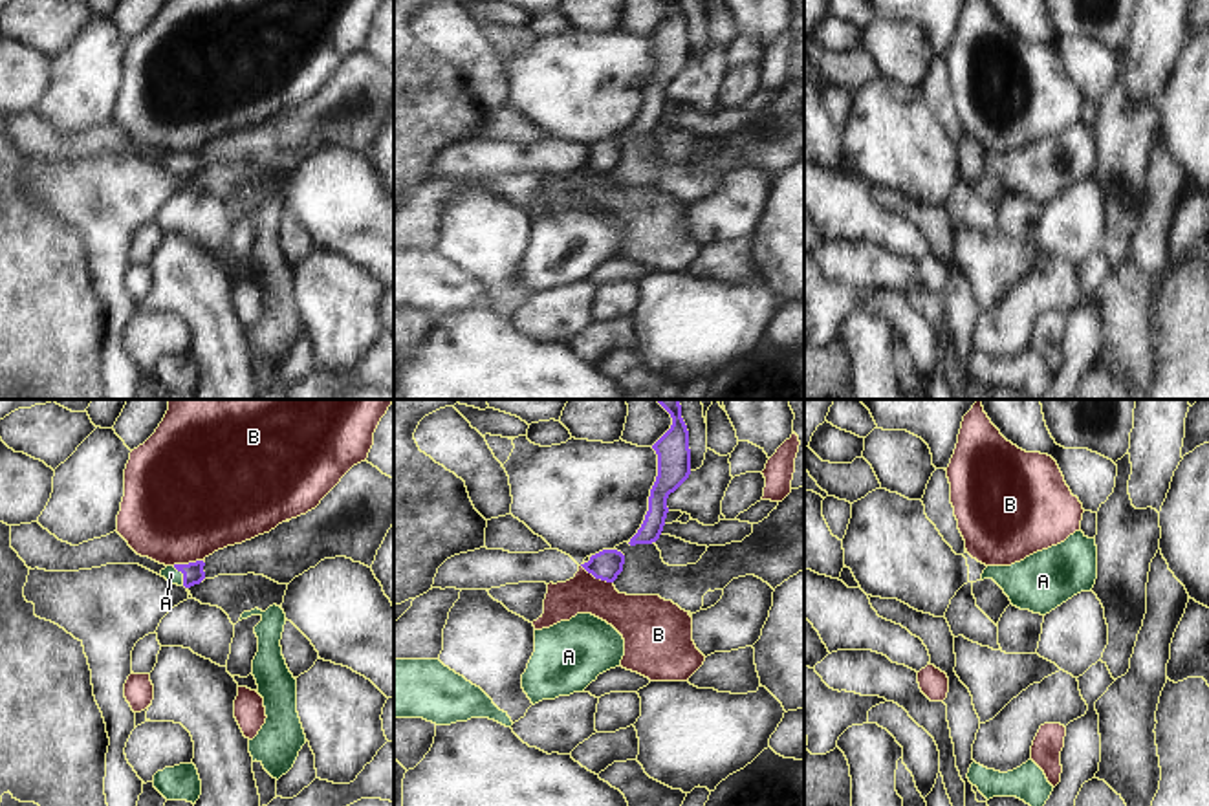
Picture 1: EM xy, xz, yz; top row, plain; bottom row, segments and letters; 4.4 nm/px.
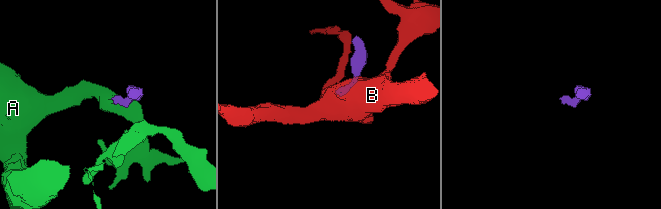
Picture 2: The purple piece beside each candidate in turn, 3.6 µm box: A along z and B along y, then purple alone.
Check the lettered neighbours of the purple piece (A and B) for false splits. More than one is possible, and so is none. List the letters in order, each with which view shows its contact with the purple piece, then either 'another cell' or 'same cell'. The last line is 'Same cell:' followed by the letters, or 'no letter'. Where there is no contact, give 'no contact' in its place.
A: xy | same cell
B: xz | another cell
Same cell: A

